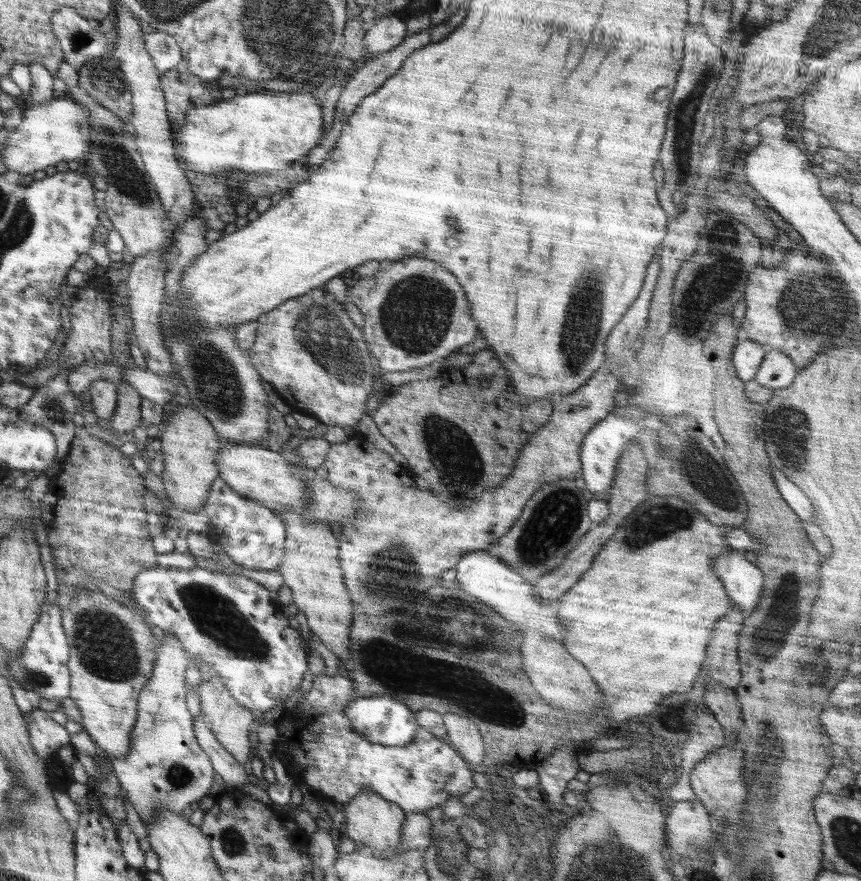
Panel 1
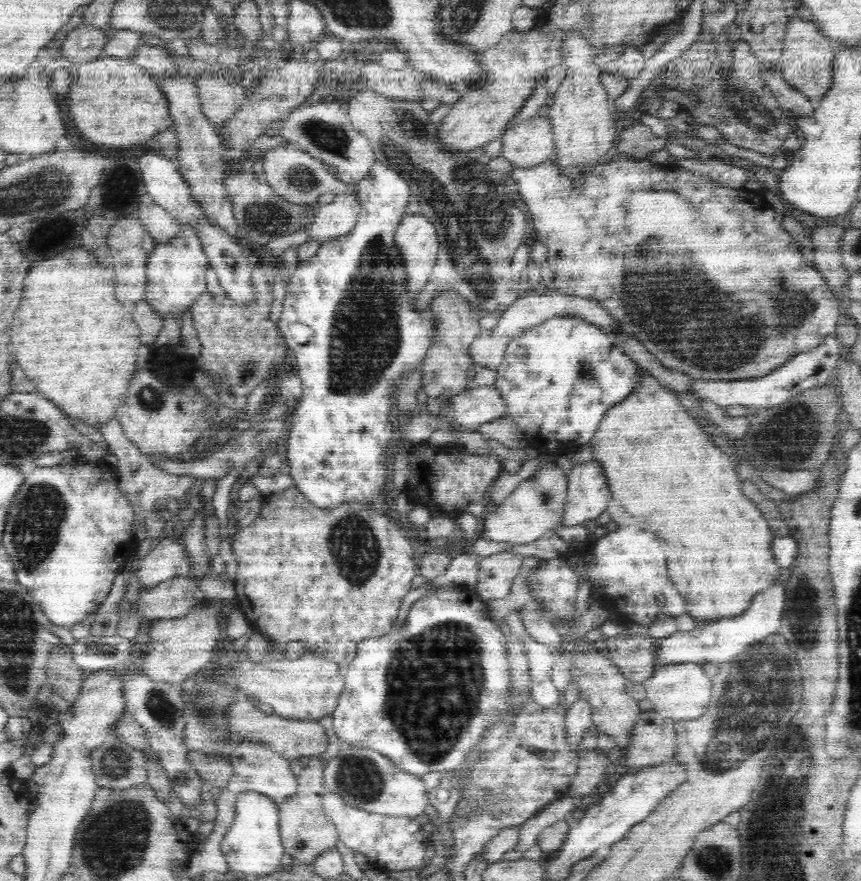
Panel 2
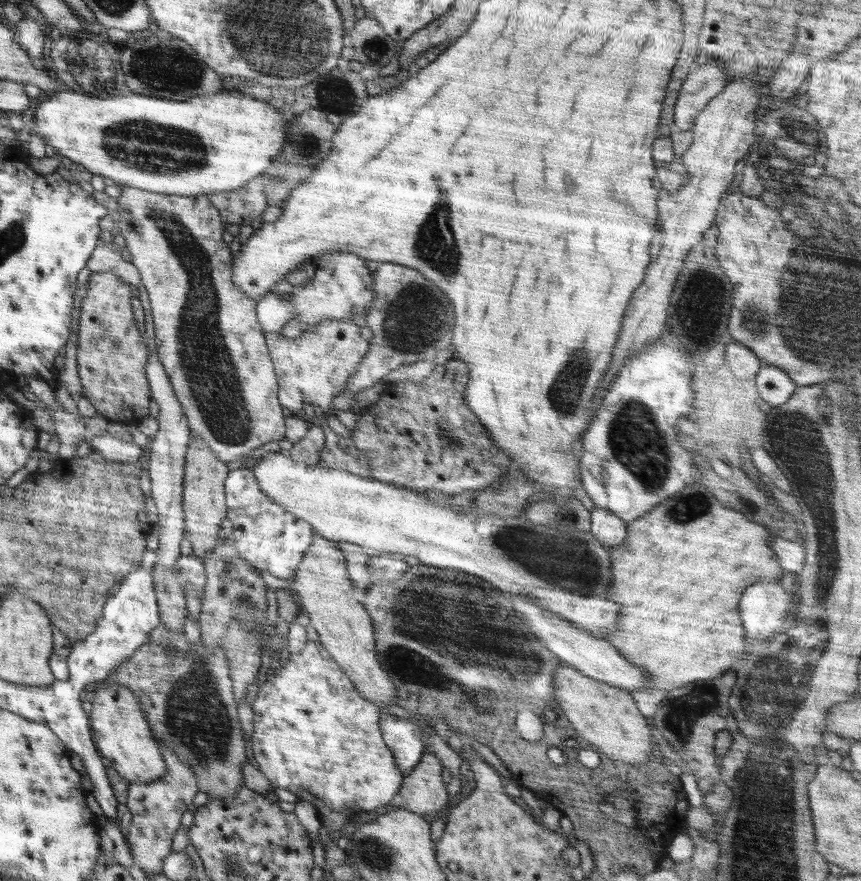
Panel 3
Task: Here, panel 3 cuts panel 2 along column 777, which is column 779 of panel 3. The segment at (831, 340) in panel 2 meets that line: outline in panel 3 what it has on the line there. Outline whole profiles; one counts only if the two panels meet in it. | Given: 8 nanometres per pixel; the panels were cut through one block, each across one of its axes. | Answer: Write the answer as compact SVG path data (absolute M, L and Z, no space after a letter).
M762 363L754 380L760 394L759 398L772 407L788 402L788 398L792 397L798 388L787 372L772 364Z

